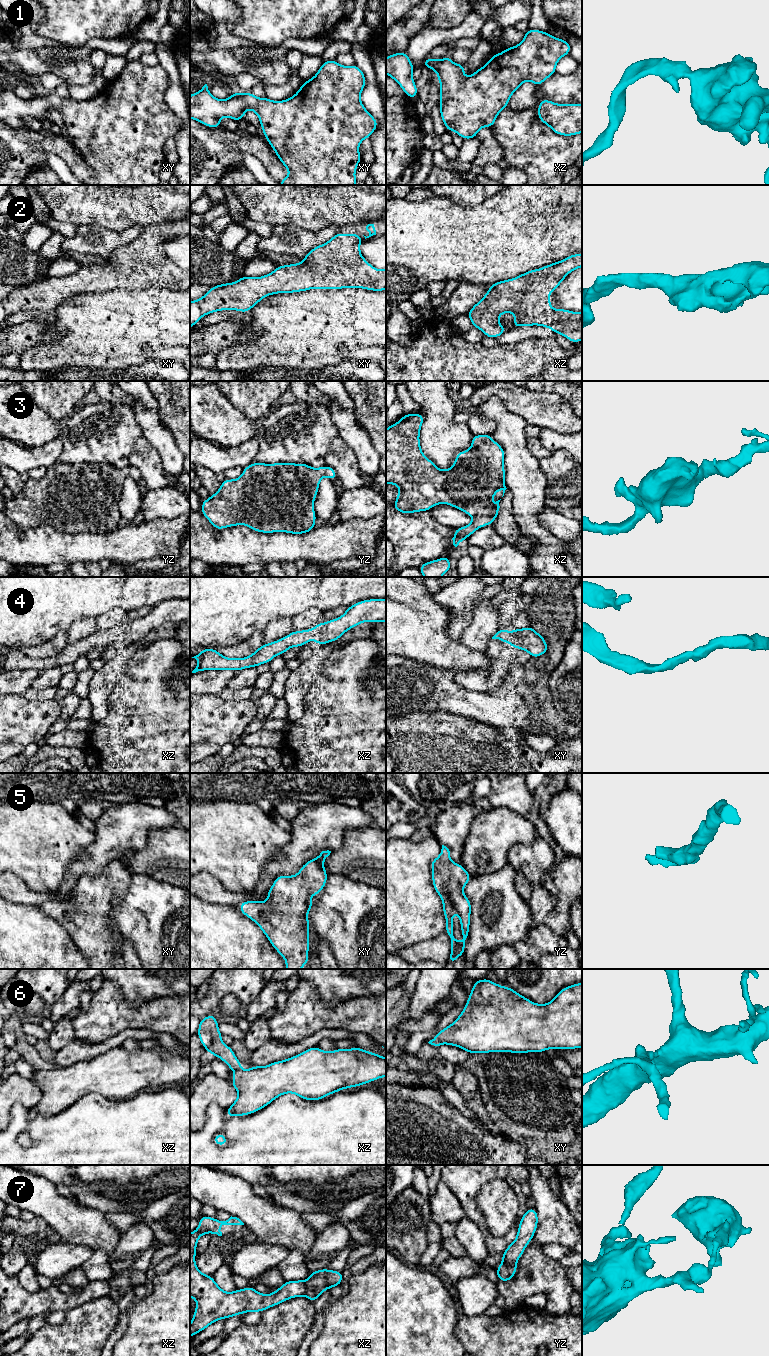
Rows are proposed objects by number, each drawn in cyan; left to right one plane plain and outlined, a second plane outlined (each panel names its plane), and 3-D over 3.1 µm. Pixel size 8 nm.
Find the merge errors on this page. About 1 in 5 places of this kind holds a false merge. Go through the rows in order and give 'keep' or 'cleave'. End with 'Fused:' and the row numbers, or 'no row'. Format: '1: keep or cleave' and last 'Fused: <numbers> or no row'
1: keep
2: keep
3: keep
4: keep
5: keep
6: keep
7: cleave
Fused: 7

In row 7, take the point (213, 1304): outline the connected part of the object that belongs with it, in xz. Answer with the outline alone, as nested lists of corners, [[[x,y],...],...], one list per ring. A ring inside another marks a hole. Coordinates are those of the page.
[[[205,1215],[200,1217],[197,1229],[190,1233],[190,1297],[195,1299],[195,1308],[190,1324],[190,1338],[220,1319],[227,1319],[248,1312],[262,1312],[291,1298],[306,1295],[304,1281],[285,1281],[271,1294],[262,1294],[248,1286],[233,1292],[223,1291],[212,1276],[203,1274],[195,1263],[199,1238],[206,1234],[222,1236],[221,1225],[244,1225],[237,1217],[219,1221]]]

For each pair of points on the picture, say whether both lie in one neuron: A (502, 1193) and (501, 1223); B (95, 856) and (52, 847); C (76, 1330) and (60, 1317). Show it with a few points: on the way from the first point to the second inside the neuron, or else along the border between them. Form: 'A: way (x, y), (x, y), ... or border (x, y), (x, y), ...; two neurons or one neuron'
A: way (502, 1200), (501, 1216); one neuron
B: border (94, 835), (95, 839), (72, 861), (66, 873); two neurons
C: border (65, 1312), (65, 1320), (63, 1322), (47, 1324); two neurons

